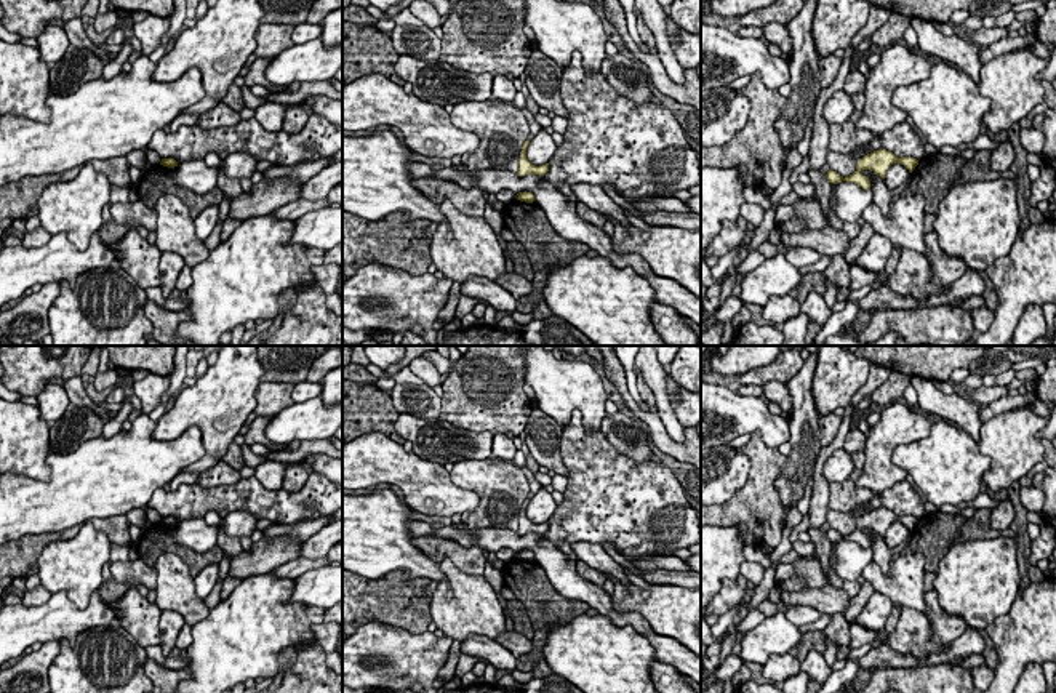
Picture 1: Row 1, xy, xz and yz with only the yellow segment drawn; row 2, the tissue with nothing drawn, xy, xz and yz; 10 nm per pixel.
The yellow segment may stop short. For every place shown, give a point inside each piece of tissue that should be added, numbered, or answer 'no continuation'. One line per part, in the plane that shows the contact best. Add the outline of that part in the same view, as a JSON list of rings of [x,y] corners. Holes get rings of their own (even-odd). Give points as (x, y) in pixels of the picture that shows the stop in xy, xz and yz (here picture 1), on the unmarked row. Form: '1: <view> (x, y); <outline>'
no continuation

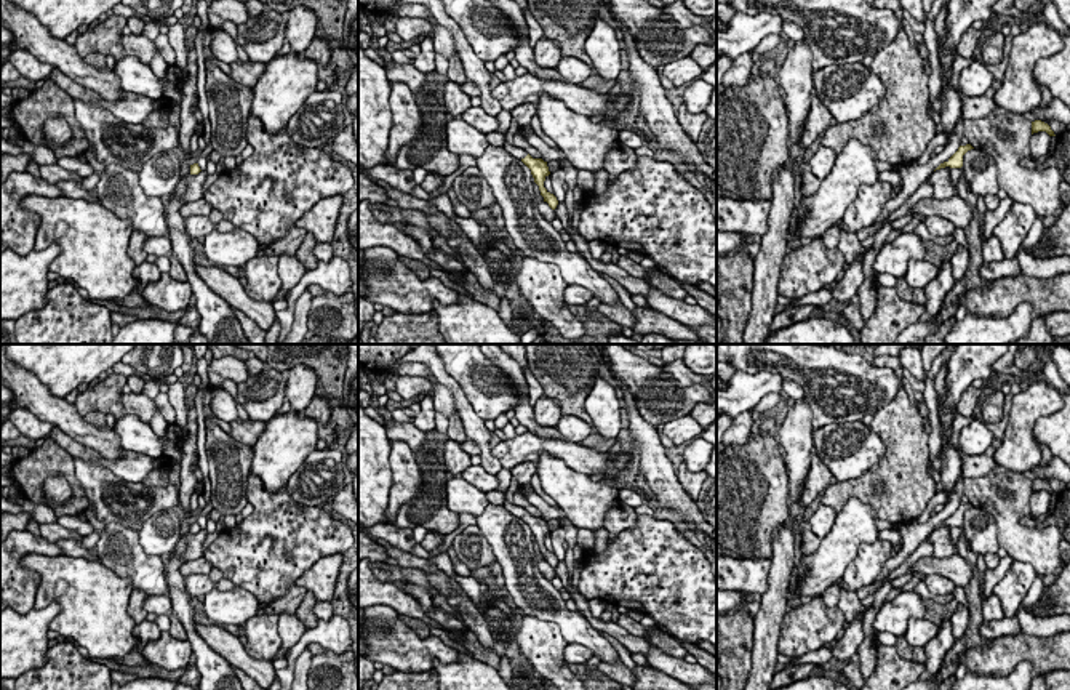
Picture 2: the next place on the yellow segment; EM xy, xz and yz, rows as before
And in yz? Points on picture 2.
no continuation

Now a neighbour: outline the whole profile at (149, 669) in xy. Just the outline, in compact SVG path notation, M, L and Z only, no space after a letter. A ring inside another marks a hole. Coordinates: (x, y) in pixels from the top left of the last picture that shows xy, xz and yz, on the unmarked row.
M96 658L94 661L106 664L110 671L122 671L126 674L134 674L136 677L160 677L168 680L179 680L179 677L184 674L186 668L168 671L163 668L158 668L157 664L144 664L144 666L125 666L117 663L112 658Z

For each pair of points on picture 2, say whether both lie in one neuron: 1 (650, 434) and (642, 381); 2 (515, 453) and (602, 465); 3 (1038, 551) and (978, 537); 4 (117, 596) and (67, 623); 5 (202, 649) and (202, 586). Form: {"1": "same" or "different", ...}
{"1": "different", "2": "same", "3": "different", "4": "same", "5": "different"}

